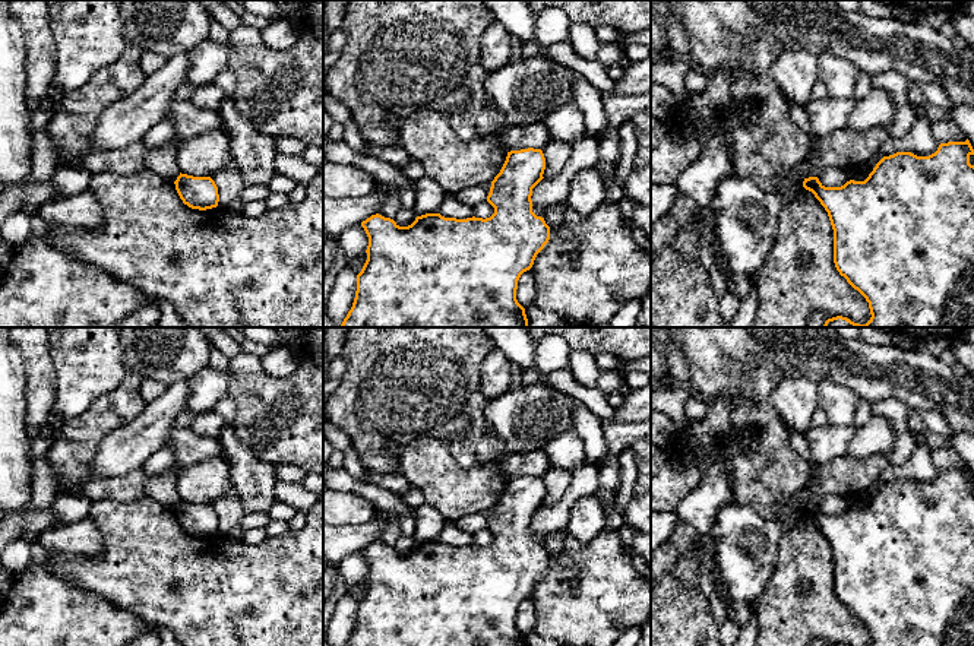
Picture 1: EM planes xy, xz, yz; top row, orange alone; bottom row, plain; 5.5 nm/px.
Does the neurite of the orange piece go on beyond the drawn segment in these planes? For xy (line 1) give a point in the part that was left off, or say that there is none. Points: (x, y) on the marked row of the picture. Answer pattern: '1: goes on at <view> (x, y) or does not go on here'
1: does not go on here

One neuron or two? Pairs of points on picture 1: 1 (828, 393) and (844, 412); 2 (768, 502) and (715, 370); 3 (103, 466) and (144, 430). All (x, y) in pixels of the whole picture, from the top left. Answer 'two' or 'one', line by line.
1: one
2: two
3: one

